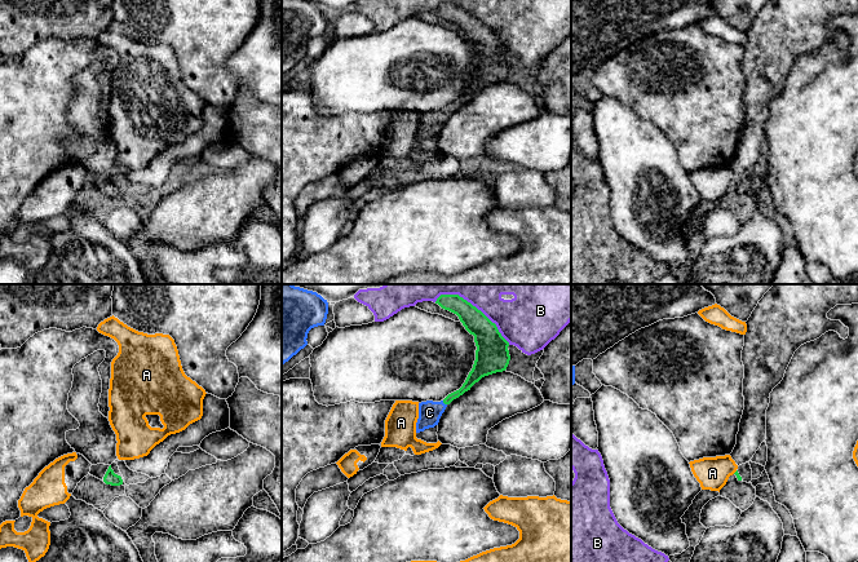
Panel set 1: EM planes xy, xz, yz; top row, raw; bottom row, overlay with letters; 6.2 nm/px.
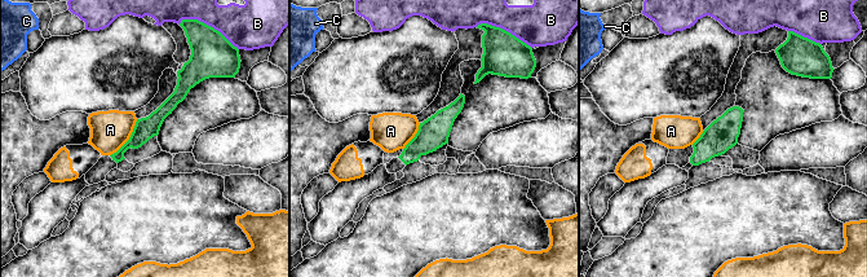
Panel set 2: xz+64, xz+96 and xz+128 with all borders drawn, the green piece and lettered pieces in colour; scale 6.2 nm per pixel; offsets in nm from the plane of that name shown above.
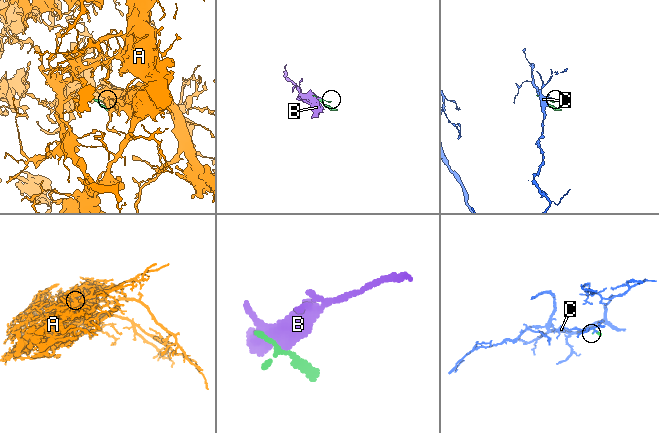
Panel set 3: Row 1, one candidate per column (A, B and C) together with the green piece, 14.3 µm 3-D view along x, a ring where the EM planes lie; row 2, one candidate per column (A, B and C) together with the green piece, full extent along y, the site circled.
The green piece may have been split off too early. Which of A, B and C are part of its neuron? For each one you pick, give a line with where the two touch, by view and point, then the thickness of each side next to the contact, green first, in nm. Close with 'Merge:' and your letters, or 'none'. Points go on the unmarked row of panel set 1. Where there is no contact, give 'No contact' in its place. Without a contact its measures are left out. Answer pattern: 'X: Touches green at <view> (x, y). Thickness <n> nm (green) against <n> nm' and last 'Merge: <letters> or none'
Merge: none

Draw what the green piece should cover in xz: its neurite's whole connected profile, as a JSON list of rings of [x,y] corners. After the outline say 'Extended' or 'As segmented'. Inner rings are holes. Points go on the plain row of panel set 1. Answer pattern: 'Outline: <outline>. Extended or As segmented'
Outline: [[[441,5],[435,14],[459,27],[465,40],[474,47],[477,57],[476,71],[465,93],[443,110],[445,115],[450,115],[470,101],[482,88],[507,80],[510,71],[509,53],[501,47],[495,34],[459,5]]]. As segmented

